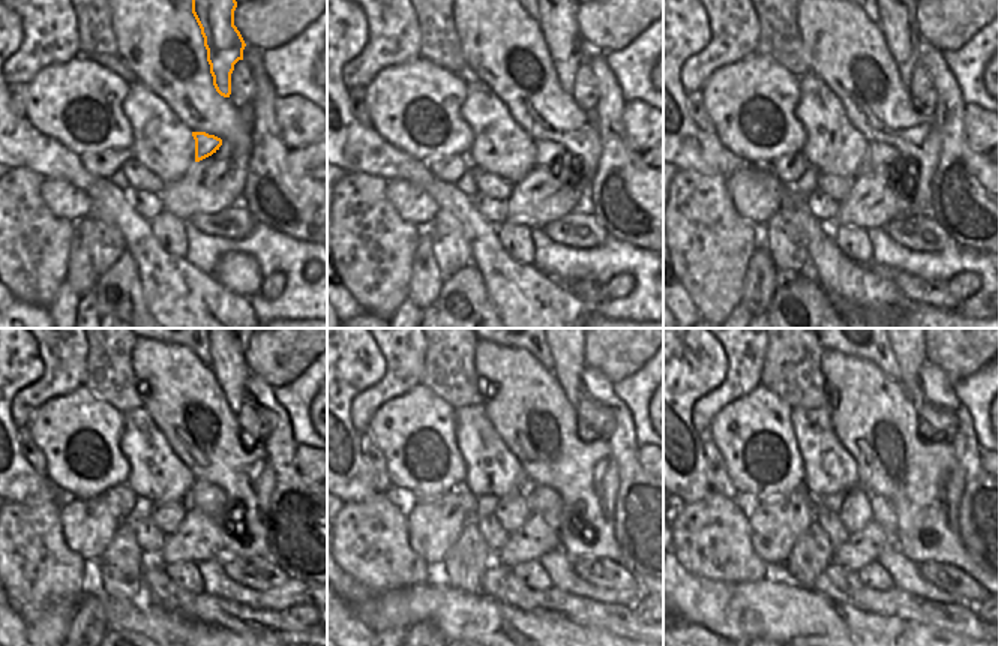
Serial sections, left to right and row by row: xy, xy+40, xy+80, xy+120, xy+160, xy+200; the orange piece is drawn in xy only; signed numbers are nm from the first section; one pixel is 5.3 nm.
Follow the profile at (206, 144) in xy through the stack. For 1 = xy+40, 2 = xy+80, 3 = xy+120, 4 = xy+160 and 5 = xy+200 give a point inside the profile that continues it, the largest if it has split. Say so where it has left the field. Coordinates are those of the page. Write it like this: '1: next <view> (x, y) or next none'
1: next xy+40 (545, 152)
2: next xy+80 (881, 158)
3: next xy+120 (207, 498)
4: next xy+160 (542, 499)
5: next xy+200 (881, 507)

